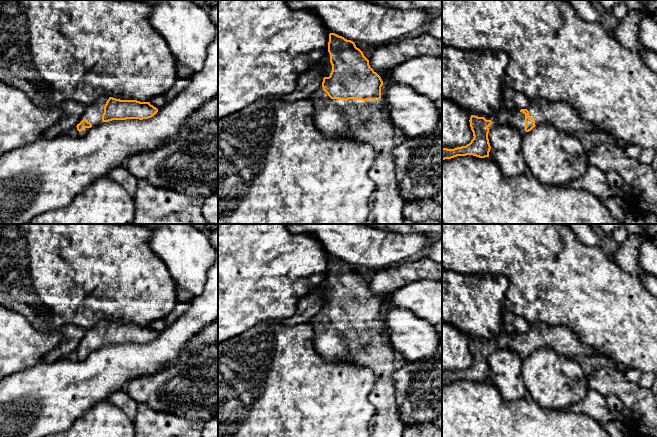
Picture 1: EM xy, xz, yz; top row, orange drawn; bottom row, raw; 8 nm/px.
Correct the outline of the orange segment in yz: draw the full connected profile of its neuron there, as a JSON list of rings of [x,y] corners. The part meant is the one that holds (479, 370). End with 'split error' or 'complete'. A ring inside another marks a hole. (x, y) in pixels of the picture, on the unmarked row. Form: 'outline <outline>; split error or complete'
outline [[[471,339],[469,346],[474,360],[471,366],[466,370],[454,373],[442,372],[442,384],[466,379],[479,382],[489,381],[491,370],[488,363],[488,351],[492,348],[492,345],[486,344],[484,341]]]; complete

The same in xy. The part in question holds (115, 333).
outline [[[101,320],[88,329],[77,348],[78,360],[85,360],[102,346],[126,343],[148,343],[157,338],[158,333],[150,326],[120,324]]]; split error

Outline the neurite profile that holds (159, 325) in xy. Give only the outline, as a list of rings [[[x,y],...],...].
[[[178,302],[175,308],[165,318],[155,320],[149,326],[159,334],[176,321],[181,315],[183,315],[188,308],[188,303]]]

